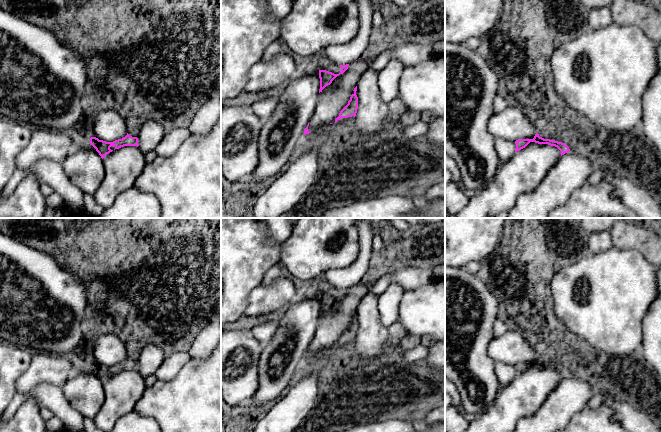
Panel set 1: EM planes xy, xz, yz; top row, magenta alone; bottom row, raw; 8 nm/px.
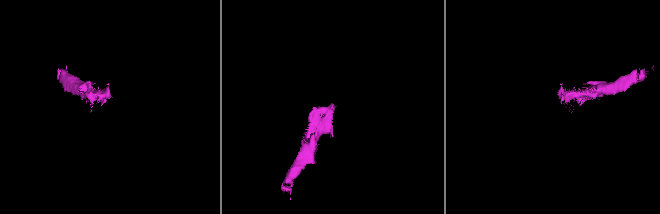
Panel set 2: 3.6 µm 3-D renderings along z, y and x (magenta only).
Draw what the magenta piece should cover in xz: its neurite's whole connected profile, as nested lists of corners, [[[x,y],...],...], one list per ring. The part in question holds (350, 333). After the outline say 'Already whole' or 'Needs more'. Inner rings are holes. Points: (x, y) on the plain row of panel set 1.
[[[357,310],[354,312],[354,317],[351,319],[348,328],[340,335],[339,340],[335,343],[335,347],[341,342],[356,340],[358,332],[358,321],[356,319]]]. Already whole

